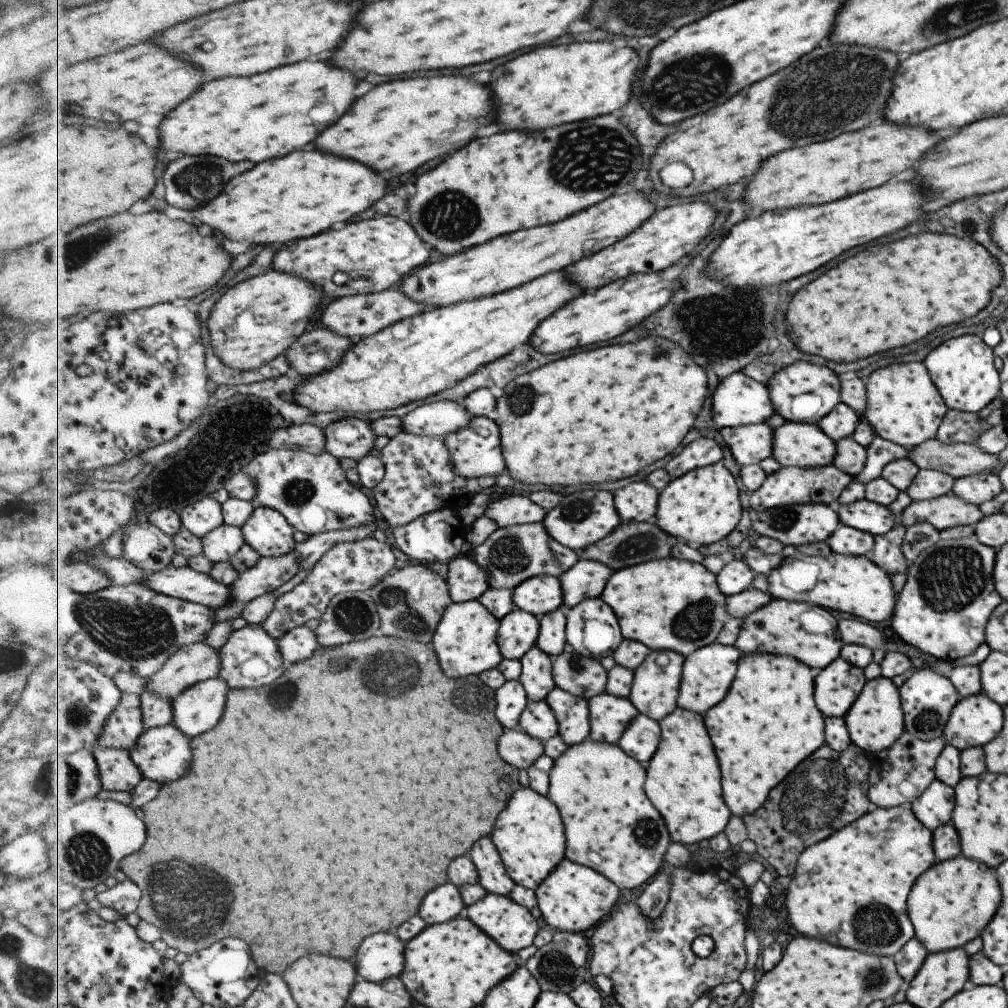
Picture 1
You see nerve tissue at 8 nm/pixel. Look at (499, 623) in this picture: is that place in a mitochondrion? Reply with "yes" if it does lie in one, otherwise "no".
no

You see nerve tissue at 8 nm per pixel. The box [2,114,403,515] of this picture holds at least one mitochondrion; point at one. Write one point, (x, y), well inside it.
(92, 242)

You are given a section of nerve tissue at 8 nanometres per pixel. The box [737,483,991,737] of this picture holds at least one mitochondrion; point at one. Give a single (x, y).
(950, 578)

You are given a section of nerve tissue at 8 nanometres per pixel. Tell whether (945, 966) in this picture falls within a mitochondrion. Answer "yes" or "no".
no

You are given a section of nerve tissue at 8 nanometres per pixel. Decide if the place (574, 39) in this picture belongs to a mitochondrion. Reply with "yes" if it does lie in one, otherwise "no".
no

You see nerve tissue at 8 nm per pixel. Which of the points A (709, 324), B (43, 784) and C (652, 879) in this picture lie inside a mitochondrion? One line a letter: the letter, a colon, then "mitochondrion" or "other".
A: mitochondrion
B: mitochondrion
C: other

